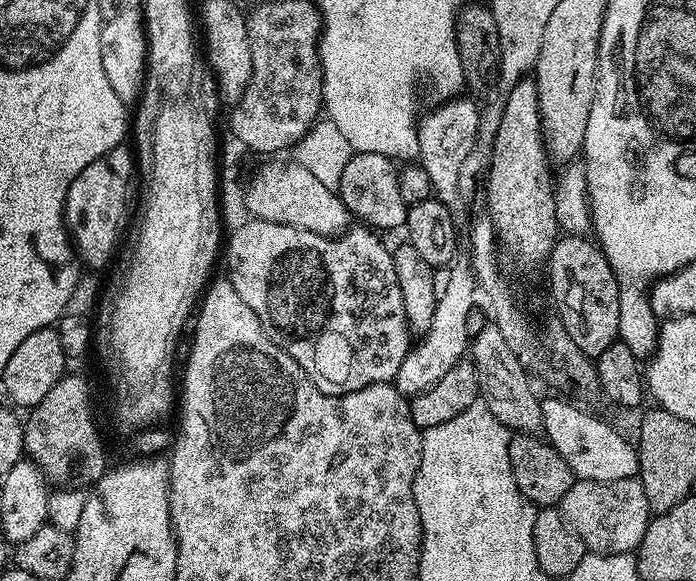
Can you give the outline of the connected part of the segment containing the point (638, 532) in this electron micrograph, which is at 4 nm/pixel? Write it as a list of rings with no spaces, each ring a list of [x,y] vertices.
[[[636,476],[618,482],[576,480],[558,507],[564,513],[564,521],[579,534],[589,553],[613,558],[635,553],[650,519],[646,490],[642,490],[642,482]]]

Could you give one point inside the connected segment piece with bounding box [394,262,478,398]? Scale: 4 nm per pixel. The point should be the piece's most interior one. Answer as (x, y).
(446, 342)

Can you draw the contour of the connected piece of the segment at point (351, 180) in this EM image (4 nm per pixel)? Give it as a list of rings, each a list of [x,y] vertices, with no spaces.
[[[358,152],[353,154],[350,162],[346,162],[346,170],[342,172],[342,182],[338,195],[342,203],[348,207],[349,213],[356,216],[373,230],[380,228],[403,229],[407,222],[409,205],[402,202],[402,194],[398,191],[400,173],[392,157],[382,154]]]

